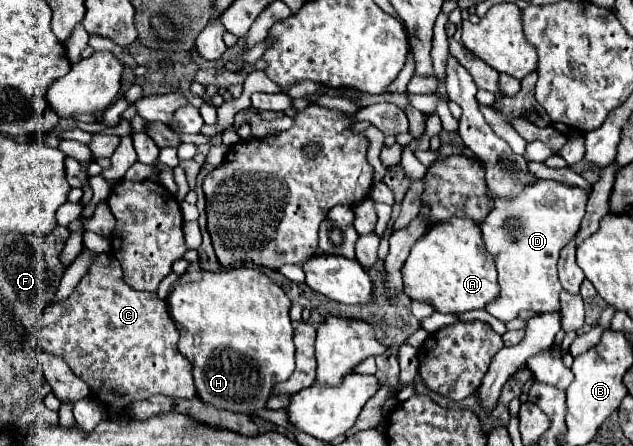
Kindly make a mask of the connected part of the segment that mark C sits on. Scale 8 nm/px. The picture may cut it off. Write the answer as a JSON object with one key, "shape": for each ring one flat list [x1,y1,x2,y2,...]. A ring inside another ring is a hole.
{"shape":[[113,254,95,256,87,274,75,286,73,294,63,302,49,306,43,312,41,322,41,348,49,354,61,356,103,402,125,408,135,400,143,400,145,394,165,394,171,398,193,398,197,394,191,374,191,362,177,350,179,332,169,316,167,304,159,300,157,294,129,288,123,282,119,260]]}

